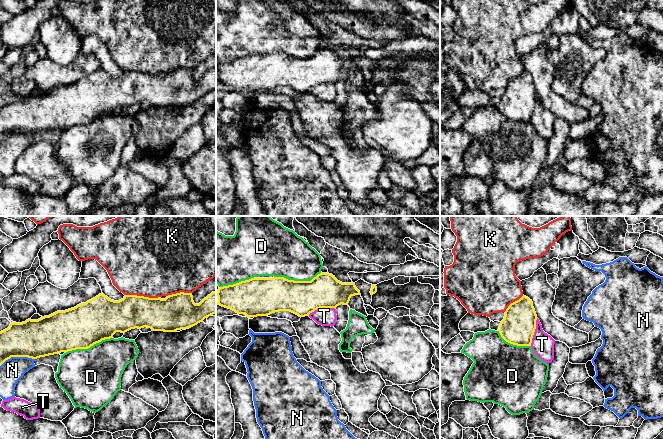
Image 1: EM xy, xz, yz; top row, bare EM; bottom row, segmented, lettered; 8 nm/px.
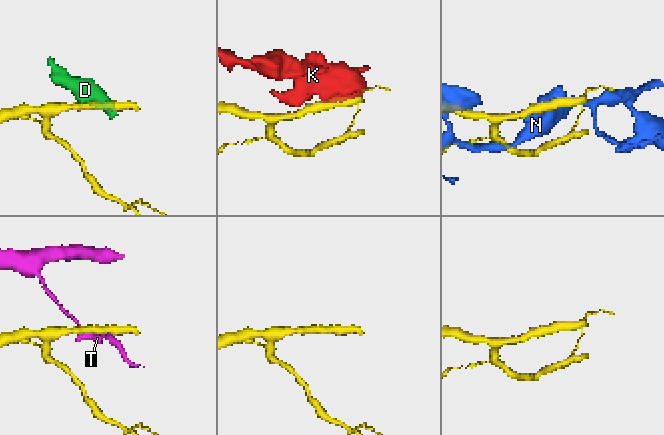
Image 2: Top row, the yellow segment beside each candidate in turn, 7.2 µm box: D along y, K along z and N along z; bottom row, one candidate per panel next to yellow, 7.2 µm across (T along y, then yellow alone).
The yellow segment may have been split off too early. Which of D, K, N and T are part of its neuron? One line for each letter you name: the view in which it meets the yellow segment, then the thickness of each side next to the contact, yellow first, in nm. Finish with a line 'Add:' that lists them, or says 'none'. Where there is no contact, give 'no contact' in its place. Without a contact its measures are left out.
Add: none

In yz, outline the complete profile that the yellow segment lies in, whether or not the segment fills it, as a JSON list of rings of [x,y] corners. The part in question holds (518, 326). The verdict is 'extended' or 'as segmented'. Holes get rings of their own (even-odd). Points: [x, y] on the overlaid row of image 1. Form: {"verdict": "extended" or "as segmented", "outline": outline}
{"verdict": "as segmented", "outline": [[[523,295],[508,306],[498,331],[510,344],[531,346],[536,320],[537,315],[532,300]]]}

